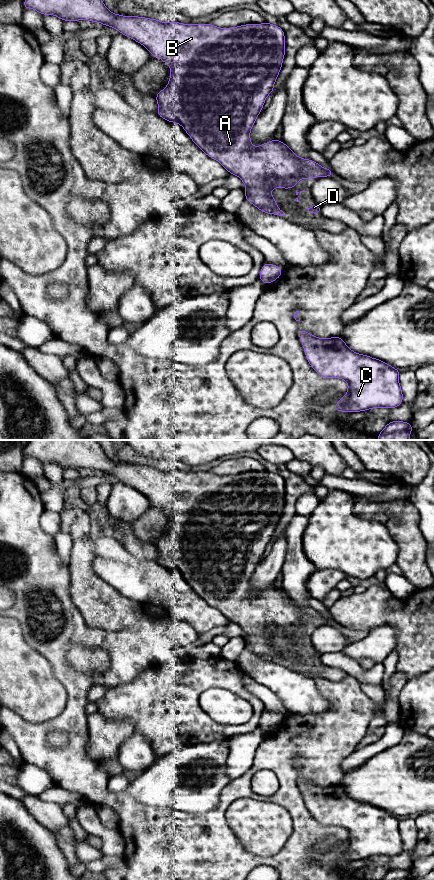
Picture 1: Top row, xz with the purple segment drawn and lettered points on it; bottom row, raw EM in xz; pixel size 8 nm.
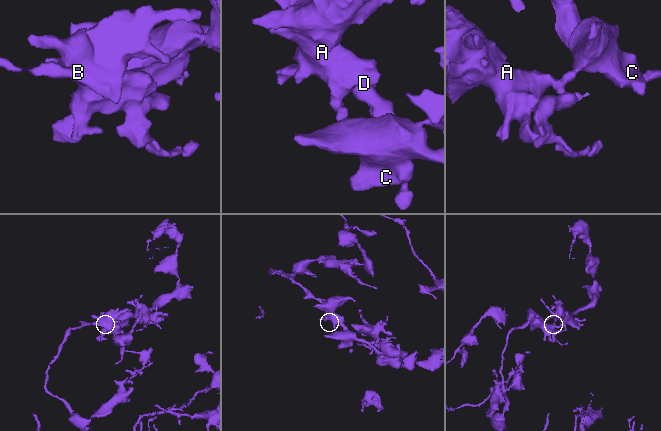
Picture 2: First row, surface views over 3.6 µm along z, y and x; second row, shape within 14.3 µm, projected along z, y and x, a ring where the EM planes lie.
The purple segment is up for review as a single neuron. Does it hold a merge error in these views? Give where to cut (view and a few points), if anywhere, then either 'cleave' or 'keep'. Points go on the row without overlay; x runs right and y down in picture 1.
xz (275, 727), (272, 729) | cleave

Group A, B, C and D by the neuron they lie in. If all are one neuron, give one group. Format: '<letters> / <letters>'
A B D / C

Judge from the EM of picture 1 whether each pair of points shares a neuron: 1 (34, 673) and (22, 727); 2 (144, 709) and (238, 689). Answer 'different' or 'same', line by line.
1: different
2: same

